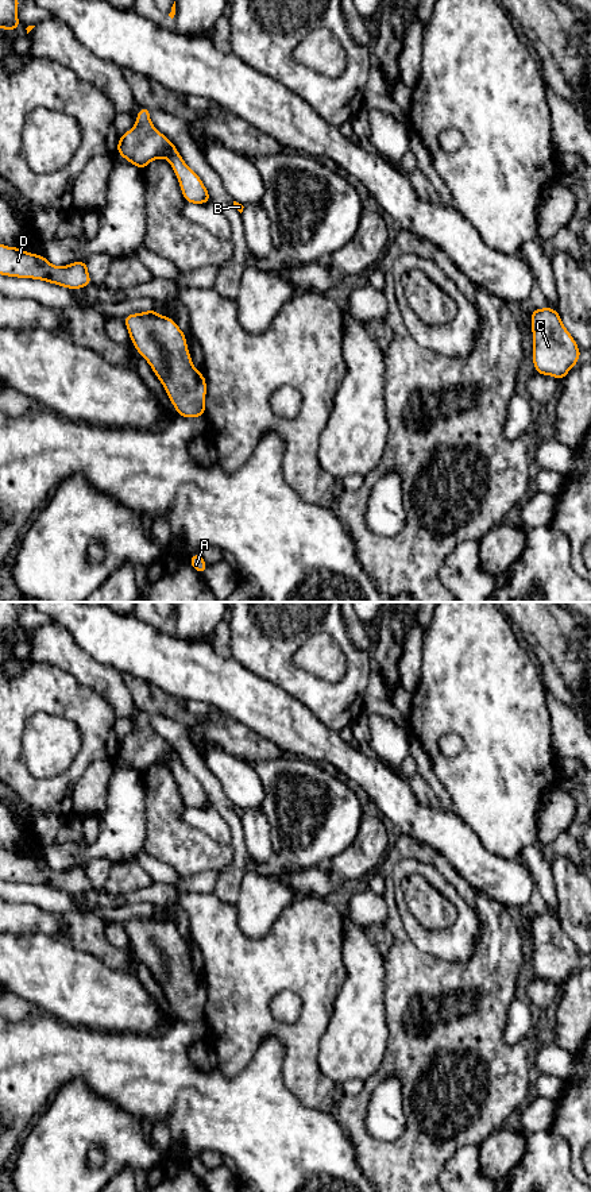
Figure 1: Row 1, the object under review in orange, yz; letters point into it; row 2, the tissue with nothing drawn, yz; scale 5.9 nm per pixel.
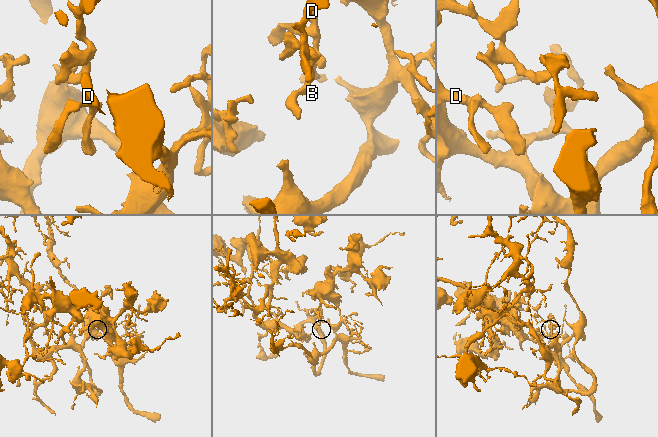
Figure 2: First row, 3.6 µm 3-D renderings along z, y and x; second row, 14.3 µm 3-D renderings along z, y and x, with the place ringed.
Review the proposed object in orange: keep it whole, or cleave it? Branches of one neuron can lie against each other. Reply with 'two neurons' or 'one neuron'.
one neuron

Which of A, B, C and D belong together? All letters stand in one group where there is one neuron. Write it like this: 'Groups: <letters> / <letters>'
Groups: A B C D

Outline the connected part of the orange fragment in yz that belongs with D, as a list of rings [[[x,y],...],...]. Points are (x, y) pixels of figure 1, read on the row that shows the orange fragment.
[[[0,244],[0,275],[46,281],[73,290],[93,283],[88,273],[88,262],[76,261],[66,266],[54,266],[45,255],[4,244]]]

